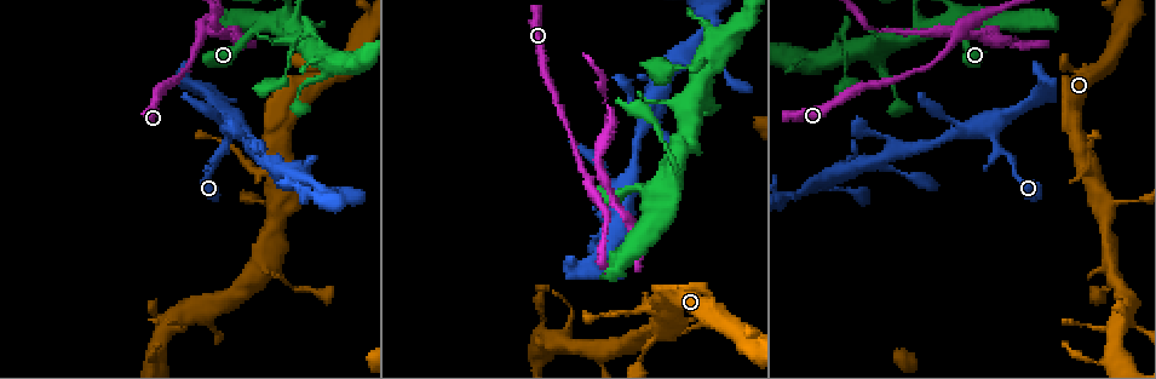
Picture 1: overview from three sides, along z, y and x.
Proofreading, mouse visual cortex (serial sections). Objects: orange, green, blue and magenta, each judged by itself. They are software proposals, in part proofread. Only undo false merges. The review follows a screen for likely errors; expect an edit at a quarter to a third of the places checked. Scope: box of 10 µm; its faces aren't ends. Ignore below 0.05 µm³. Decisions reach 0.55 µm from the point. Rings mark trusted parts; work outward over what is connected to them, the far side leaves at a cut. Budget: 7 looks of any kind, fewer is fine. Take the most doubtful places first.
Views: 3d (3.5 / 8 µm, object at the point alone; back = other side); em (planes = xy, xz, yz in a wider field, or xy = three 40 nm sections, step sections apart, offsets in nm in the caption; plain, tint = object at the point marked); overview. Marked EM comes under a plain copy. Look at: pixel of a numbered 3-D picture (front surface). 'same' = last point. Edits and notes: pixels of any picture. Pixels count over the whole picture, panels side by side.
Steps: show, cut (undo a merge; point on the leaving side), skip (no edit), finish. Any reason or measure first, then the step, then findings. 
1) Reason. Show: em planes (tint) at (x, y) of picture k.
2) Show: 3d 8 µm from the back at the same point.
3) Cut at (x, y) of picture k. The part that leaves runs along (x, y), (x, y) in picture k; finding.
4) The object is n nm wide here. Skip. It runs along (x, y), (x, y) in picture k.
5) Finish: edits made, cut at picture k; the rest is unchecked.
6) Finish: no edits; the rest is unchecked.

Narrows sharply. Show: 3d 3.5 µm at (587, 180) of picture 1.

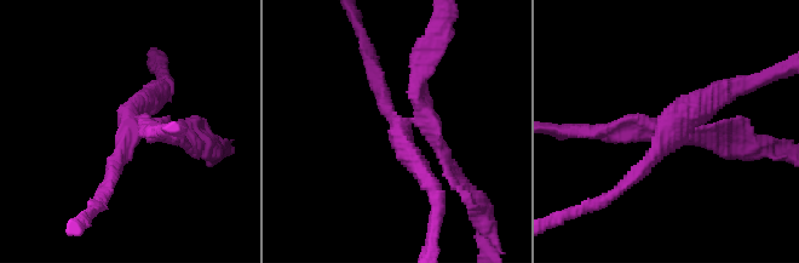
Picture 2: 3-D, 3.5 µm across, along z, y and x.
4 arms meet here; the arms are 150, 150, 200, 300 nm wide. Show: em xy step 3 (tint) at (400, 128) of picture 2.

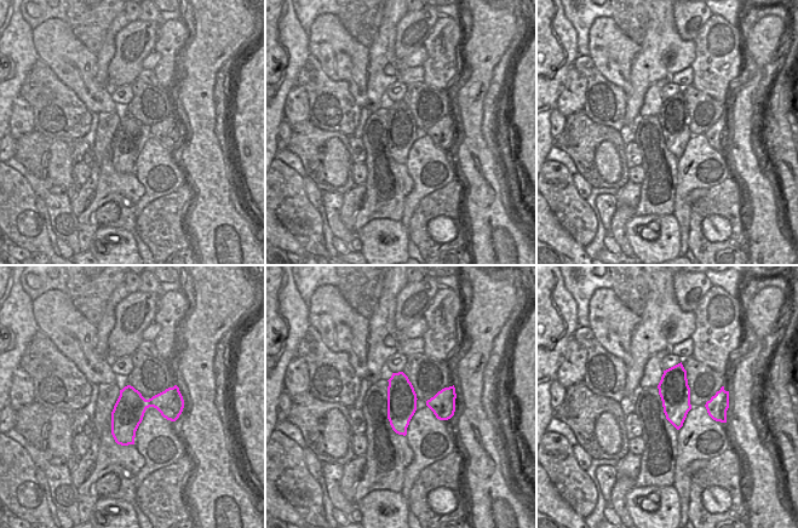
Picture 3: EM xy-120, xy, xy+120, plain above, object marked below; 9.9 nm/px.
Cut at (618, 131) of picture 2. The part that leaves runs along (413, 119), (429, 126), (481, 204) in picture 2; two cells meet here.

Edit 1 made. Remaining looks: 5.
Sharp bend. Show: 3d 3.5 µm at (984, 129) of picture 1.

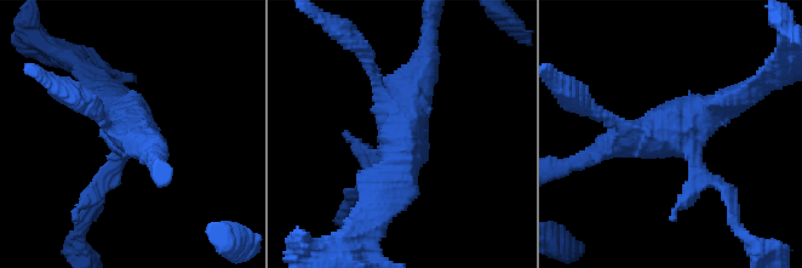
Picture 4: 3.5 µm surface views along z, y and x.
4 arms meet here; the arms are 200, 200, 400, 400 nm wide; now the EM. Show: em planes (tint) at (678, 137) of picture 4.

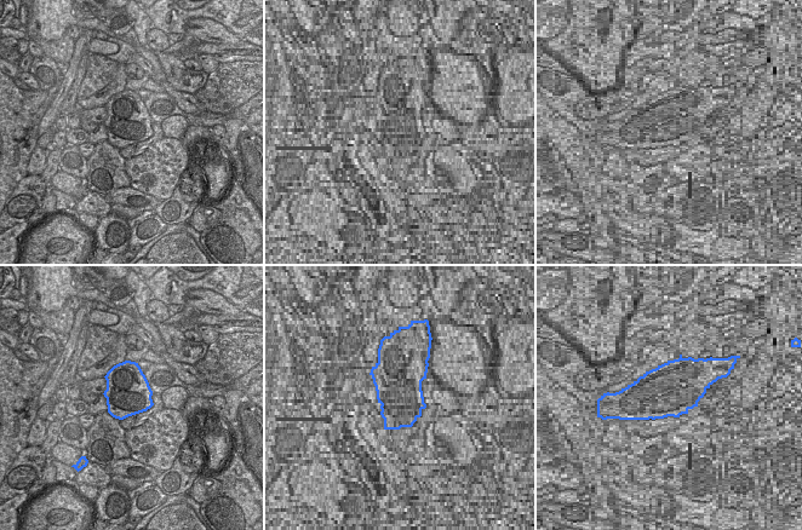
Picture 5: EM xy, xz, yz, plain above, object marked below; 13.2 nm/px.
The object is 600 nm wide here. Skip. It runs along (368, 184), (424, 66) in picture 4; one cell here.

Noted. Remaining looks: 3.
Thin arm on a thick one. Show: 3d 8 µm at (654, 191) of picture 1.

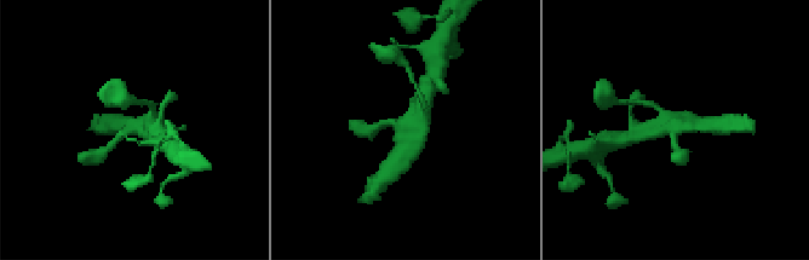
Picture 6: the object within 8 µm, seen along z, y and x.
Show: 3d 3.5 µm from the back at the same point.

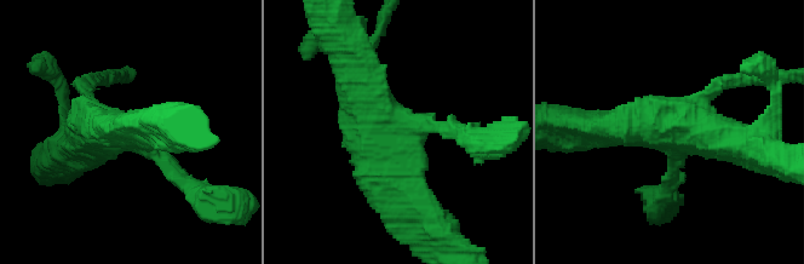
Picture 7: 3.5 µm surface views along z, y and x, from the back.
Now the EM. Show: em xy step 2 (tint) at (393, 132) of picture 7.

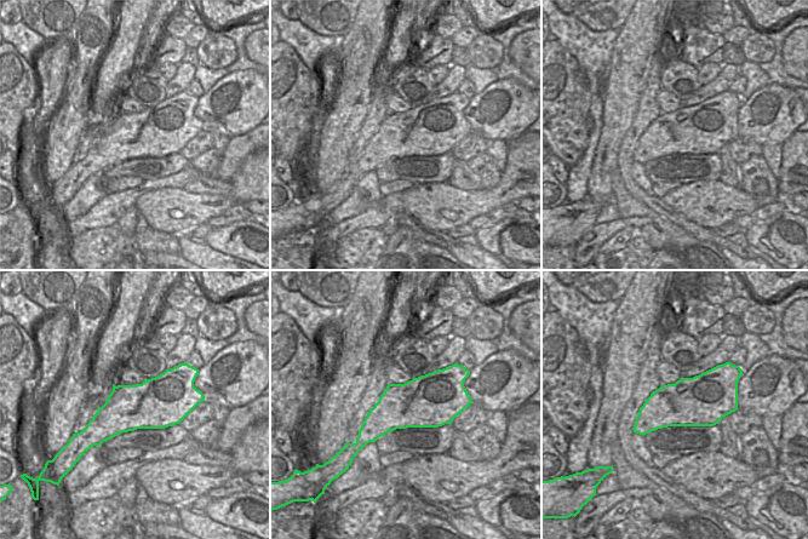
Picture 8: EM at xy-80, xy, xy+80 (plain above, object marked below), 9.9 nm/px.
The object is 550 nm wide here. Skip. It runs along (455, 131), (395, 135), (355, 69) in picture 7; one cell here.

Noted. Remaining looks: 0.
Finish: edits made, cut at picture 2; the rest is unchecked.

